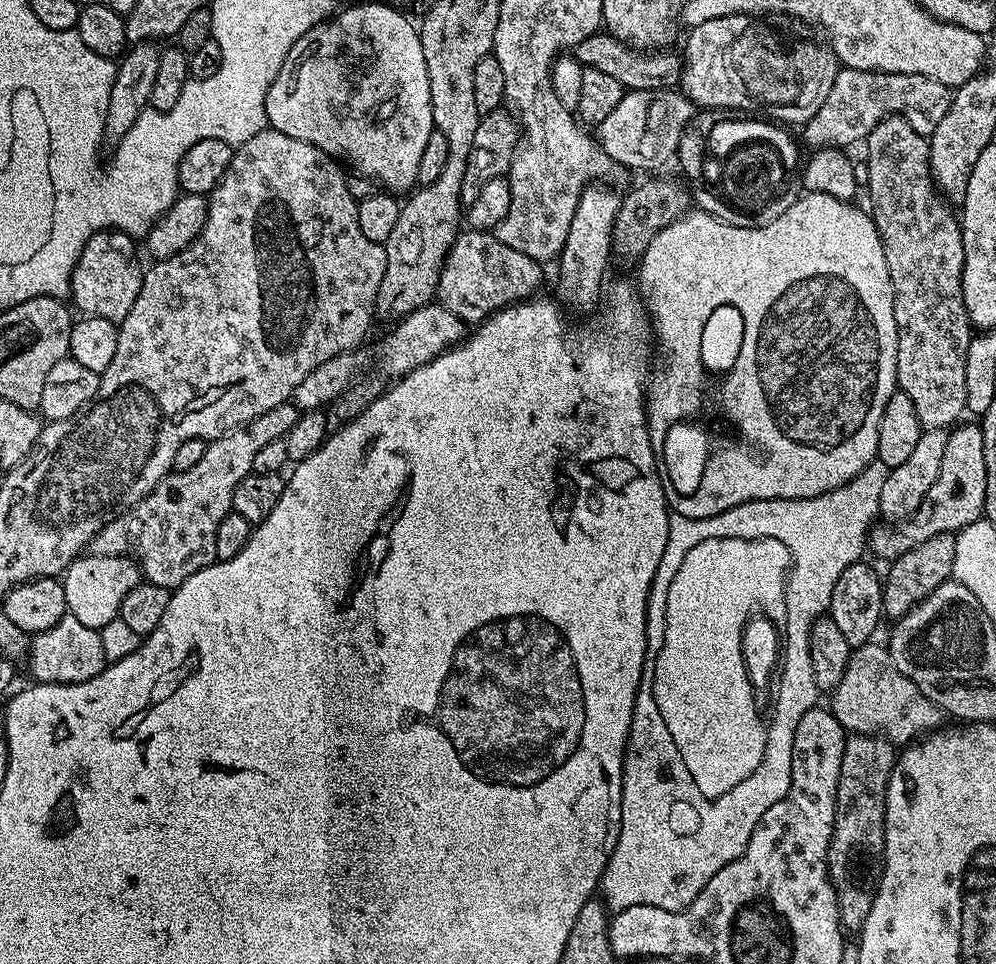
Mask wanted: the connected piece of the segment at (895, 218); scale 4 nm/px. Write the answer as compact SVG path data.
M887 116L882 122L878 122L878 126L874 126L874 130L870 130L866 141L868 147L868 157L866 163L868 165L868 183L866 191L868 191L868 200L872 203L870 207L870 215L872 221L876 224L878 234L882 238L882 246L886 254L886 262L890 270L890 282L894 286L894 322L898 330L898 354L896 355L896 387L899 391L906 394L906 398L910 398L910 402L914 402L914 411L918 414L918 422L921 429L942 428L951 429L953 425L961 419L960 415L966 412L966 350L970 350L970 342L974 335L974 329L970 318L966 314L966 302L962 298L962 270L964 269L964 239L962 238L962 230L960 228L960 220L951 212L949 201L940 195L935 182L932 181L932 171L930 170L930 146L928 145L928 137L918 134L918 130L914 130L914 126L910 126L910 122L906 122L901 116Z

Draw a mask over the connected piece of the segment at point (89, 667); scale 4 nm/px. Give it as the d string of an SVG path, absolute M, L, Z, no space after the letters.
M64 615L54 627L37 632L31 637L26 665L32 671L31 679L41 684L77 684L97 676L106 666L102 654L102 638L99 631L82 626L78 618Z

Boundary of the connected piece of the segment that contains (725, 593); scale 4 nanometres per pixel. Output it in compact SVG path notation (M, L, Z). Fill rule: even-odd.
M871 460L866 467L848 484L814 498L798 498L797 500L751 500L745 504L734 506L717 516L710 518L686 518L675 514L668 518L668 541L662 554L662 562L658 562L656 577L652 583L652 592L648 596L648 617L646 618L646 658L642 670L642 682L638 686L638 694L634 702L634 714L628 731L628 744L624 748L624 777L622 778L622 822L618 830L618 842L610 854L608 864L604 868L604 876L598 889L603 903L613 913L626 910L630 906L658 906L658 910L681 912L686 906L702 894L706 882L722 870L722 866L730 866L746 850L750 842L750 834L758 826L762 814L774 802L778 802L790 790L790 766L792 765L792 743L794 730L798 726L798 718L806 714L817 703L818 693L814 682L814 670L810 662L810 630L818 618L825 615L828 603L834 590L834 582L838 582L838 574L846 570L846 566L861 563L863 552L866 552L868 533L874 527L874 521L880 516L882 502L882 486L889 474L886 462ZM764 604L784 604L784 614L774 616L770 622L764 622ZM764 726L772 726L772 732L764 732ZM748 760L754 772L748 776ZM726 778L728 794L720 794L718 780ZM754 780L754 796L748 788L748 782Z

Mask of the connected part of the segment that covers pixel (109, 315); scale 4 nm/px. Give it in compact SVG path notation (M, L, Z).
M114 228L96 232L88 239L72 271L70 304L80 316L106 318L119 325L126 318L126 314L130 314L134 298L138 298L138 290L142 290L145 273L145 269L140 268L136 244L133 237L125 232L117 232Z

